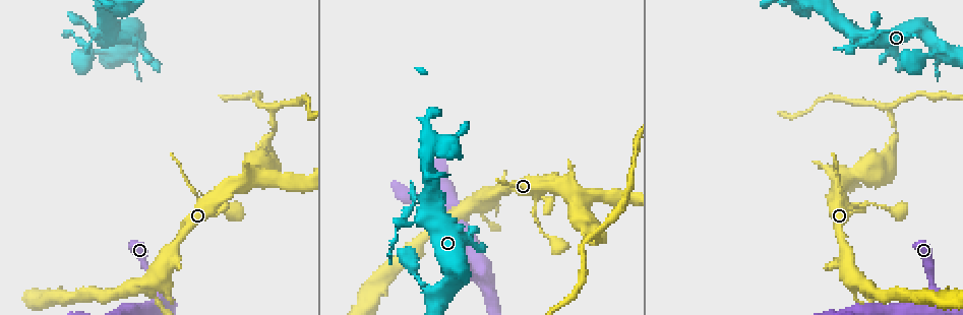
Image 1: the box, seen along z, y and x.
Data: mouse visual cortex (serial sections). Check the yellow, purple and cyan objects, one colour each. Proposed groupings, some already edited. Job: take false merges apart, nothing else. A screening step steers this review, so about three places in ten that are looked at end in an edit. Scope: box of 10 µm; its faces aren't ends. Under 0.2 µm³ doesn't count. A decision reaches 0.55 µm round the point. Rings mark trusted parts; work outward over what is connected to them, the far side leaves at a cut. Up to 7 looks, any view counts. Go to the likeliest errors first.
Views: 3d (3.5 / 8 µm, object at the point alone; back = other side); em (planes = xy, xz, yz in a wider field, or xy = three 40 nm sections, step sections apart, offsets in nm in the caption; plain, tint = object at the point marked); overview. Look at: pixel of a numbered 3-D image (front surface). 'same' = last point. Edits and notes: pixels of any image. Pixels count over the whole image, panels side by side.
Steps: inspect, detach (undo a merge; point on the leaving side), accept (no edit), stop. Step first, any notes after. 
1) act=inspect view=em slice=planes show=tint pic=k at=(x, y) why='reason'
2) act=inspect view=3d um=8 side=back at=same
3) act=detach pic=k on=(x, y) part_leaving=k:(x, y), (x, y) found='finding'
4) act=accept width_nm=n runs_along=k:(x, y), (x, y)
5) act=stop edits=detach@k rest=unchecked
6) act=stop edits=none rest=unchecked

act=inspect view=3d um=8 pic=1 at=(140, 281) why='thin arm on a thick one'

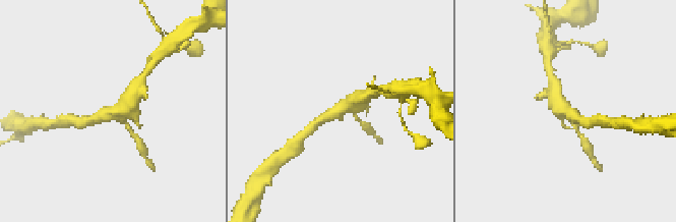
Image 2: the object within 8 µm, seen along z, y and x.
act=inspect view=3d um=3.5 at=same

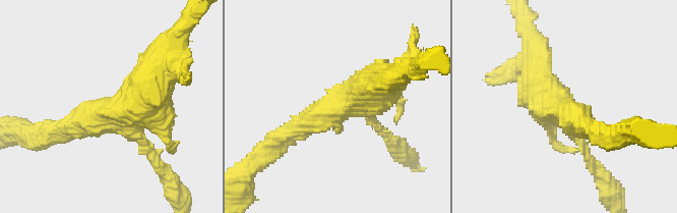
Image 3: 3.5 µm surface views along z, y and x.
act=inspect view=em slice=xy step=1 show=tint pic=3 at=(565, 108)

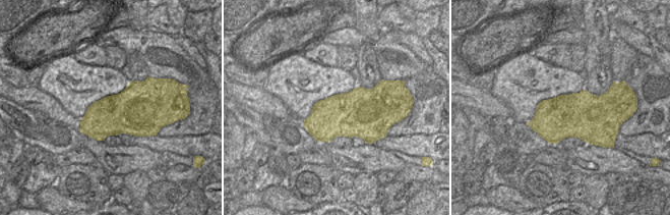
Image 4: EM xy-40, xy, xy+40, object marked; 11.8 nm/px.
act=accept width_nm=550 runs_along=3:(158, 58), (135, 105), (70, 124) found='one cell here'

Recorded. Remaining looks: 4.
act=inspect view=em slice=xy step=3 show=tint pic=1 at=(928, 54) why='sudden change in width'

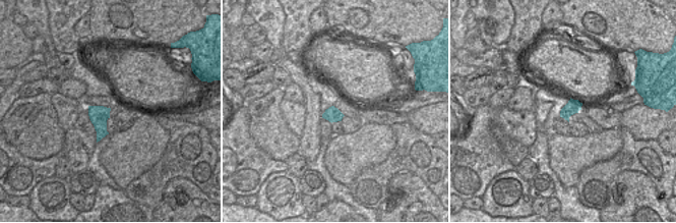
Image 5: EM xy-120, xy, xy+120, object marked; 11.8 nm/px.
act=inspect view=3d um=3.5 at=same

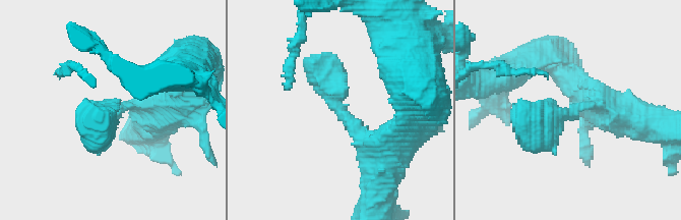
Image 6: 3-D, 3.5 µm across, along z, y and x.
act=accept runs_along=6:(382, 144), (342, 115), (311, 60) found='all the same cell'

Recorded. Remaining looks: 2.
act=inspect view=3d um=3.5 pic=1 at=(578, 195) why='branch point'

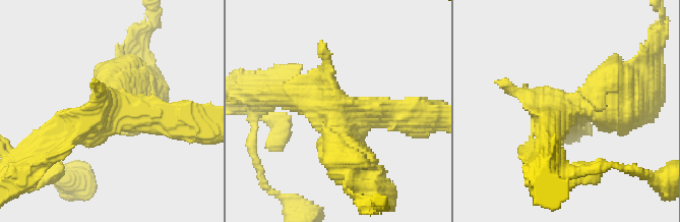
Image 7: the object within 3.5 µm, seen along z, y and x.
act=inspect view=em slice=xy step=5 show=tint pic=7 at=(338, 113)

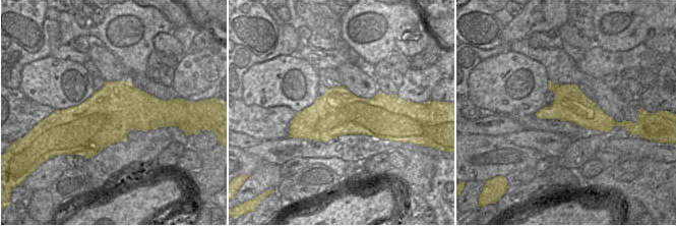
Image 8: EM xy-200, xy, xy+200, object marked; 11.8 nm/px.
act=detach pic=7 on=(357, 181) width_nm=550 part_leaving=7:(353, 166), (362, 205), (378, 205) found='a second cell is stuck on'

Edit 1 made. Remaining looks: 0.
act=stop edits=detach@7 rest=unchecked

